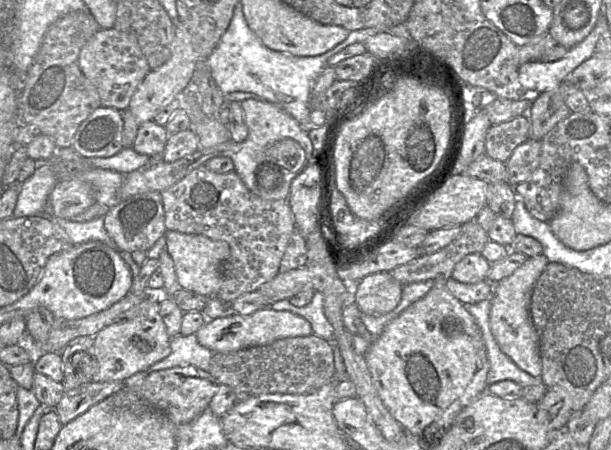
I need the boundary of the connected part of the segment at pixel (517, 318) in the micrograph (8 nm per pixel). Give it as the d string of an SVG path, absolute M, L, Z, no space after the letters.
M545 255L528 257L525 263L510 276L494 284L490 299L490 330L500 350L508 356L518 368L533 377L541 377L542 362L538 335L529 314L529 304L534 285L548 264Z

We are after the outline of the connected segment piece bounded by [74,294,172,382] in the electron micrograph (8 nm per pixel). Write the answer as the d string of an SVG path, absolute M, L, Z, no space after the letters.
M147 295L138 305L134 318L120 320L100 330L94 337L94 354L82 365L74 367L79 375L91 376L94 382L123 381L137 372L147 370L151 365L171 353L166 326L159 314L158 296Z

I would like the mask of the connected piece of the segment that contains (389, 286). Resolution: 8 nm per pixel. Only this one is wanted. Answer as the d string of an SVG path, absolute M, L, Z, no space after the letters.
M390 272L370 274L353 286L354 302L361 312L380 316L400 303L402 286Z

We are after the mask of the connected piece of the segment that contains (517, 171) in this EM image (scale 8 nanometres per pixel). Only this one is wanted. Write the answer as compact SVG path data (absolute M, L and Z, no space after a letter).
M528 139L517 146L505 163L508 183L515 186L526 181L539 164L541 140Z

